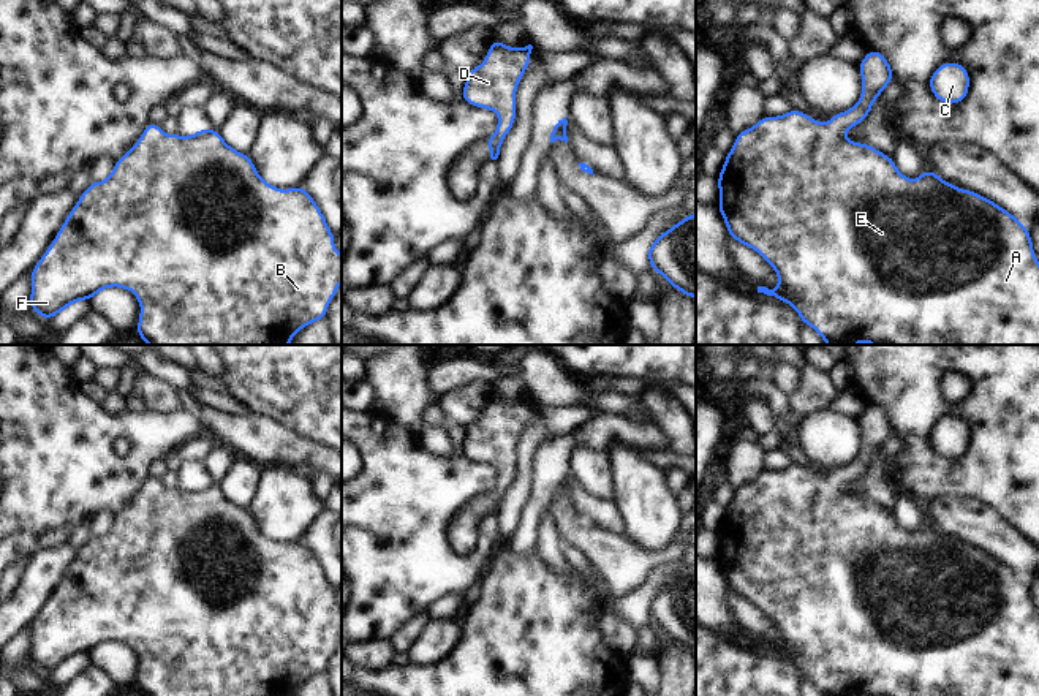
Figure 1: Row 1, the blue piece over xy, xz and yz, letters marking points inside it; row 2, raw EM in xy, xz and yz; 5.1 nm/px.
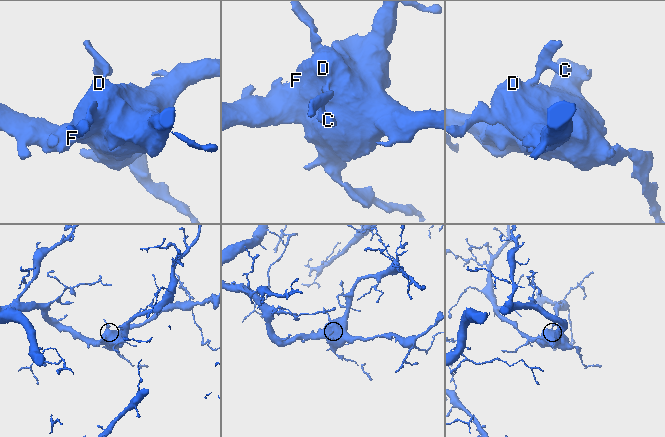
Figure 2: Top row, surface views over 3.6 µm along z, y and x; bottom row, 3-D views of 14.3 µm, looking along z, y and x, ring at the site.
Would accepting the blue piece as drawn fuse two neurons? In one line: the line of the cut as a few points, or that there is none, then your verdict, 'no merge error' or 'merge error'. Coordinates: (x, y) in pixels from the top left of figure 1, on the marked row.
no cut | no merge error

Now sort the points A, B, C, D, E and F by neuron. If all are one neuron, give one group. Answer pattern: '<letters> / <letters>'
A B C D E F

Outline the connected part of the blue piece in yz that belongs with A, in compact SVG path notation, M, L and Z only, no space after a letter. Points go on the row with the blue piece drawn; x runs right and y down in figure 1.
M868 51L859 63L859 71L862 74L862 98L851 109L832 115L824 125L797 109L780 117L761 117L754 127L735 136L734 147L726 153L726 163L718 177L718 209L726 220L729 236L756 250L765 263L773 266L780 278L778 288L758 286L758 293L791 304L802 323L811 326L827 345L854 345L856 342L875 345L1039 345L1039 261L1026 226L996 202L944 182L930 168L916 180L909 180L898 172L892 157L868 144L849 142L843 136L844 131L862 123L884 87L894 82L892 68L879 51Z

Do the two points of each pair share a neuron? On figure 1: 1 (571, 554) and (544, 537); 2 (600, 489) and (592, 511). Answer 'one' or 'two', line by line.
1: two
2: two

